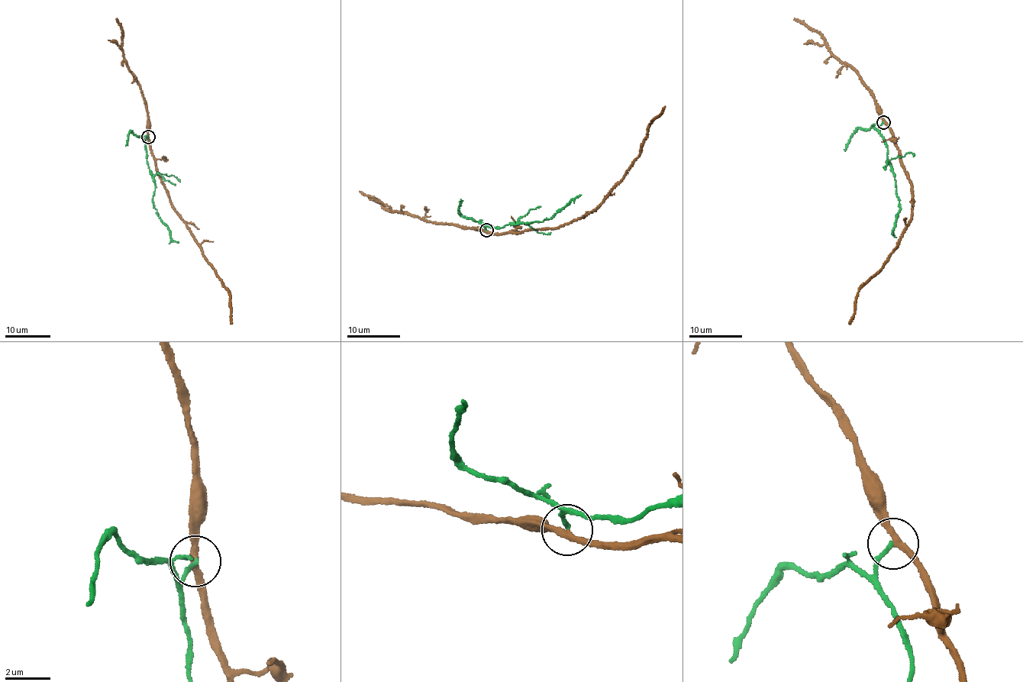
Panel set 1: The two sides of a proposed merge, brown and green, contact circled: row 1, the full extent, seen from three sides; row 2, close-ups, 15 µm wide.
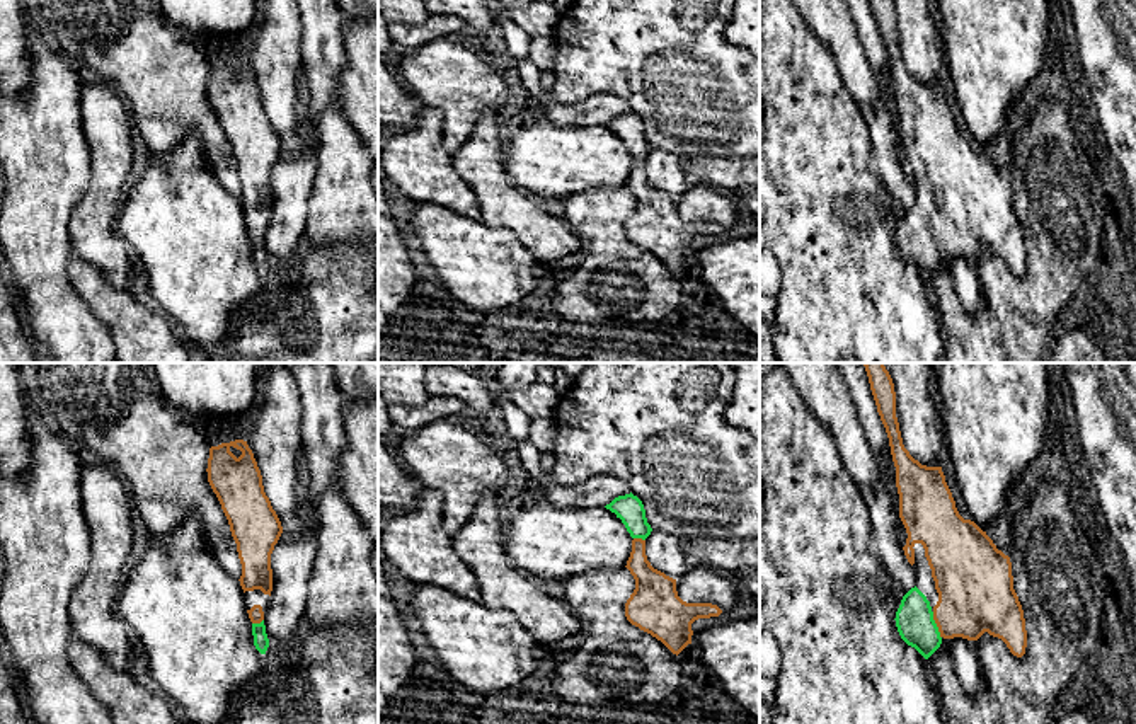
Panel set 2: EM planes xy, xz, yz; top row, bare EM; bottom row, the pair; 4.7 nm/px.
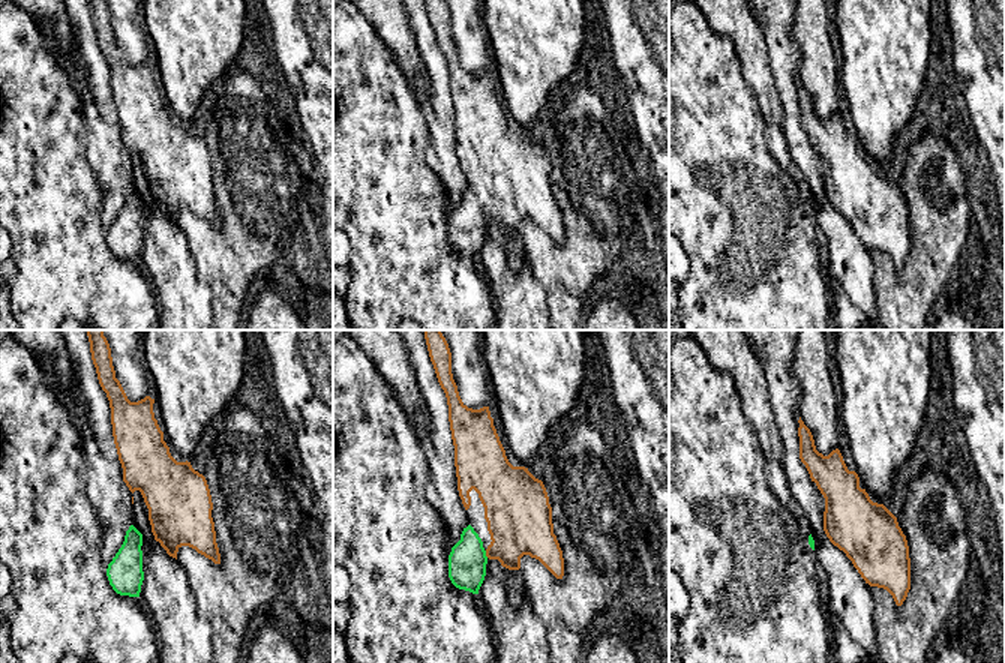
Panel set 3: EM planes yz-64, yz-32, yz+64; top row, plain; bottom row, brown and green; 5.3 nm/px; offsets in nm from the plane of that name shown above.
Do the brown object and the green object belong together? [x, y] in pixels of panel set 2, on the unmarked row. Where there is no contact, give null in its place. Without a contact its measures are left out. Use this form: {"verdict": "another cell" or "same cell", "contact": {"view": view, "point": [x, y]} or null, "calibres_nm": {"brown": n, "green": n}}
{"verdict": "same cell", "contact": {"view": "yz", "point": [937, 244]}, "calibres_nm": {"brown": 360, "green": 180}}

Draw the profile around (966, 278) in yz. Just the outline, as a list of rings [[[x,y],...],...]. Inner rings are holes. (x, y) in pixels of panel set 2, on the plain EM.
[[[962,256],[949,257],[949,273],[962,307],[974,315],[986,305],[984,286],[976,261]]]

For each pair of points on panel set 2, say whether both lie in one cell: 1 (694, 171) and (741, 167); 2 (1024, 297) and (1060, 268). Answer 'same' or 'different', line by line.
1: same
2: same

